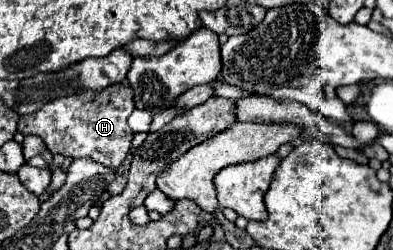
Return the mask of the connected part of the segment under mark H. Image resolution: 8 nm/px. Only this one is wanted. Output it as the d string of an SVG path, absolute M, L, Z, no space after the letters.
M109 85L101 91L79 91L45 103L37 113L21 115L17 131L41 137L51 155L59 153L71 159L89 157L105 167L117 169L131 149L133 131L127 125L127 117L133 109L133 89L129 85Z

